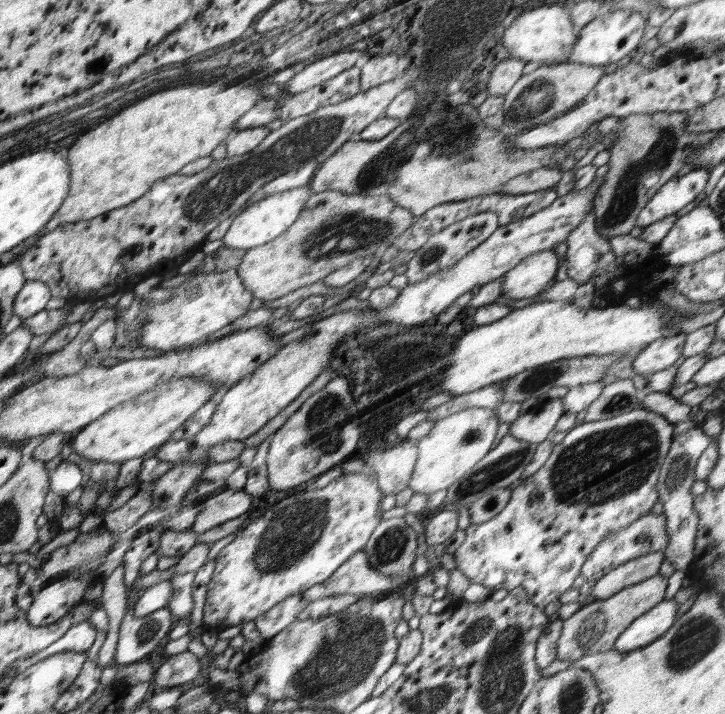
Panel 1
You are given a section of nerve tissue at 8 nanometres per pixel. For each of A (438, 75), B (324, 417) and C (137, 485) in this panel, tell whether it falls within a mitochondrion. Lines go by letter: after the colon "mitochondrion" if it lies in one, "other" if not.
A: mitochondrion
B: mitochondrion
C: other

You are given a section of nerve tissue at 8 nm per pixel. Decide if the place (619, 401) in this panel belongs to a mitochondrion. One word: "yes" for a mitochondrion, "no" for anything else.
yes

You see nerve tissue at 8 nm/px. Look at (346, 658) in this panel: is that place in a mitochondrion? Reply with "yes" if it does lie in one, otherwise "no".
yes

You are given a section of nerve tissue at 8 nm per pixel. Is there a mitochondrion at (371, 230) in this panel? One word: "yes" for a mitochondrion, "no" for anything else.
yes

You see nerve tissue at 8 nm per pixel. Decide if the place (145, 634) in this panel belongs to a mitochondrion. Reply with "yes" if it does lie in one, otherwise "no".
yes

